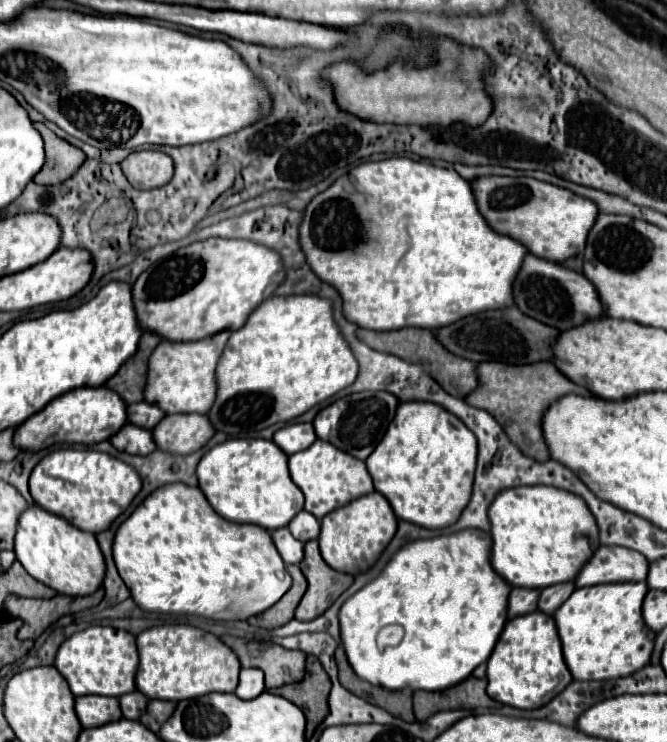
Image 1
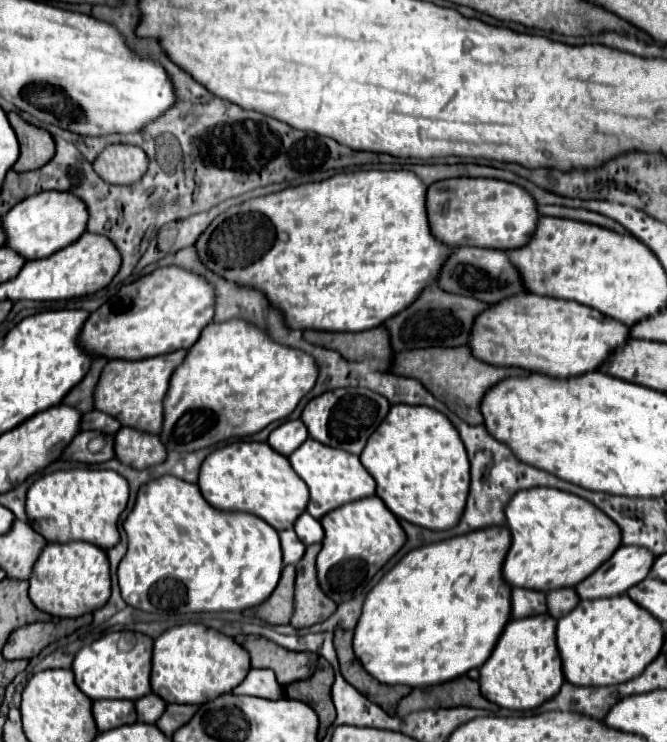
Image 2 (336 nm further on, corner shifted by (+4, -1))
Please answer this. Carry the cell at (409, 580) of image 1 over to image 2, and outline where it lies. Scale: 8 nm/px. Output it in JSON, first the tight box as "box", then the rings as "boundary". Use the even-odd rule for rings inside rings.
{"box":[354,527,510,687],"boundary":[[[486,527],[486,529],[458,535],[458,537],[440,541],[440,543],[422,545],[418,549],[412,549],[408,555],[404,555],[366,595],[362,615],[360,615],[358,625],[354,629],[354,653],[356,653],[358,661],[362,663],[362,667],[380,683],[408,685],[408,687],[428,687],[428,685],[446,683],[446,681],[452,681],[452,679],[468,673],[470,669],[482,667],[482,663],[490,657],[496,641],[500,639],[504,625],[510,621],[510,585],[506,585],[502,579],[502,561],[504,561],[508,547],[510,547],[510,531],[506,527]]]}

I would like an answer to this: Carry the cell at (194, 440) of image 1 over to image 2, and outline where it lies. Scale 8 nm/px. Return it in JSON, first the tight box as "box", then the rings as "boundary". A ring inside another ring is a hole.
{"box":[116,427,168,469],"boundary":[[[122,427],[116,433],[116,459],[124,465],[146,469],[164,463],[168,451],[158,435],[138,431],[132,427]]]}

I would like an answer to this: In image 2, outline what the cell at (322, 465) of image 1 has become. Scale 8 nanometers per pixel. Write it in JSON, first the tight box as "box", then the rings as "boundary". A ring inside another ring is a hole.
{"box":[288,439,376,519],"boundary":[[[306,439],[306,443],[302,443],[302,447],[298,447],[288,459],[290,459],[292,469],[300,475],[300,479],[304,479],[304,483],[310,489],[310,503],[308,503],[306,511],[316,519],[324,517],[328,511],[332,511],[348,501],[370,497],[376,491],[376,481],[362,467],[358,455],[322,445],[316,439]]]}

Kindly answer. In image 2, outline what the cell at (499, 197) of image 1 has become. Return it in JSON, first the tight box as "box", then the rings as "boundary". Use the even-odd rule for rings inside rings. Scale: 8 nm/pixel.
{"box":[428,179,538,249],"boundary":[[[444,179],[428,187],[428,219],[432,233],[446,245],[518,249],[530,243],[538,227],[538,203],[516,183],[500,179]]]}

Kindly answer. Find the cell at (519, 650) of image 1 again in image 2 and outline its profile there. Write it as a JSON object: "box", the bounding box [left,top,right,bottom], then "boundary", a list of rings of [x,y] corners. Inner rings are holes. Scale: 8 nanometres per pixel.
{"box":[480,613,564,709],"boundary":[[[548,613],[526,619],[510,619],[490,659],[480,669],[482,695],[506,709],[536,709],[552,699],[564,683],[562,663],[556,649],[556,619]]]}

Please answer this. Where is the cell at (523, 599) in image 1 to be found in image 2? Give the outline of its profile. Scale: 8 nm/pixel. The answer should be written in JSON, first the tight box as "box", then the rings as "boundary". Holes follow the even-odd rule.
{"box":[512,589,546,617],"boundary":[[[512,589],[512,617],[530,617],[546,613],[546,595],[542,591],[524,591]]]}

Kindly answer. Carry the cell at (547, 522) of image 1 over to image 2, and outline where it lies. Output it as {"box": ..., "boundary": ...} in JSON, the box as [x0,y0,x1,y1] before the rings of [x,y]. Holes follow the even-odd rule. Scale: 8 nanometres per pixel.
{"box":[502,487,620,591],"boundary":[[[532,487],[518,491],[504,509],[506,523],[512,535],[512,545],[504,559],[502,575],[510,587],[524,587],[536,591],[552,591],[558,587],[574,587],[594,569],[598,569],[620,547],[620,529],[602,511],[586,499],[550,487]]]}

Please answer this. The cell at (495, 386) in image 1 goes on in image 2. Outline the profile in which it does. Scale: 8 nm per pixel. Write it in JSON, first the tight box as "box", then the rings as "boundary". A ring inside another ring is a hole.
{"box":[392,347,528,425],"boundary":[[[428,347],[428,349],[400,351],[394,357],[392,373],[402,375],[402,377],[418,379],[438,401],[442,401],[446,407],[450,407],[450,411],[454,411],[460,419],[464,419],[470,425],[482,425],[484,417],[480,413],[480,401],[484,399],[488,389],[492,389],[502,379],[528,375],[522,369],[512,369],[512,367],[508,369],[508,367],[488,365],[488,363],[476,359],[468,347],[458,347],[458,349]]]}

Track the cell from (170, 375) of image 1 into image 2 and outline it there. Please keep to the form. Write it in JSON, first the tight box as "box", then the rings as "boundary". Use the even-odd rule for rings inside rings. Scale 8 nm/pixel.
{"box":[96,349,188,433],"boundary":[[[180,349],[168,355],[148,357],[140,361],[112,359],[102,371],[102,377],[96,387],[96,409],[116,417],[122,425],[134,427],[146,433],[160,433],[164,423],[164,397],[168,393],[170,377],[182,365],[188,351]]]}

